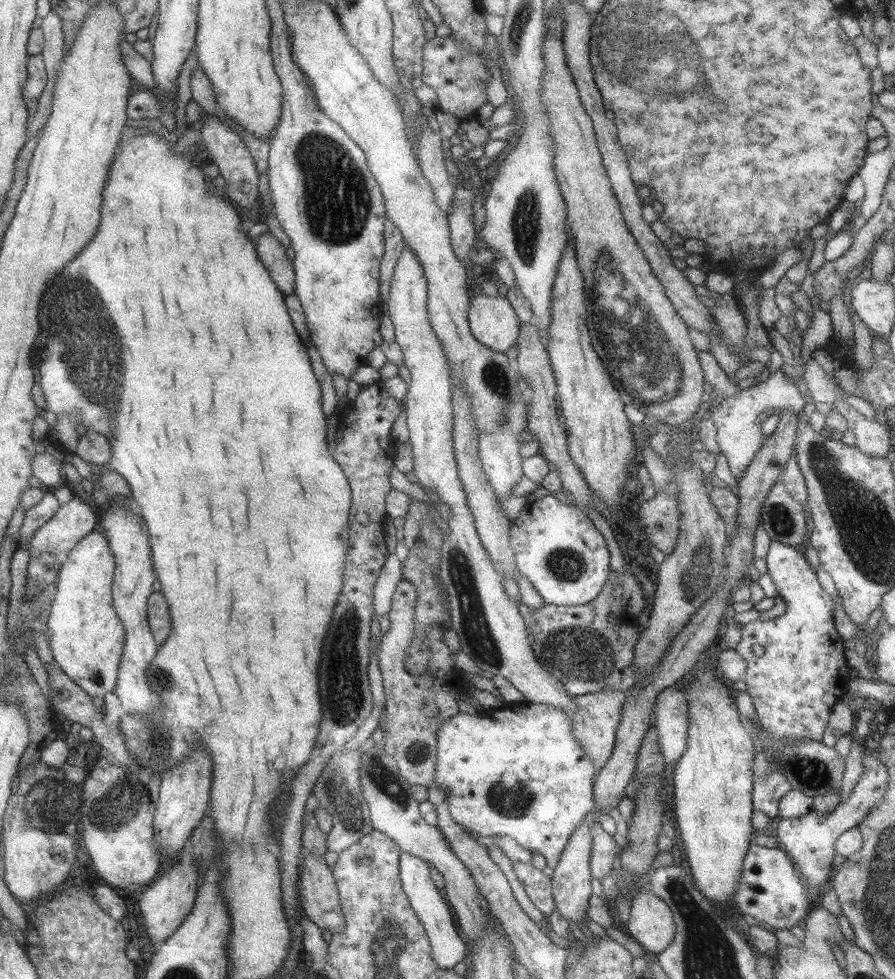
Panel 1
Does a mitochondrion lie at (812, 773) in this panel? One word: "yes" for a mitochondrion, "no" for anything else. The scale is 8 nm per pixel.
yes

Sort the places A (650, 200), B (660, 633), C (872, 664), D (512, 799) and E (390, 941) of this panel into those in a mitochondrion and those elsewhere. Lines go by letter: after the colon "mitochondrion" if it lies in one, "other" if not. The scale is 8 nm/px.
A: other
B: other
C: other
D: mitochondrion
E: mitochondrion

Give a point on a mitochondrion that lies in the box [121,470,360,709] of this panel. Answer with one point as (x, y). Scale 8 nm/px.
(163, 678)

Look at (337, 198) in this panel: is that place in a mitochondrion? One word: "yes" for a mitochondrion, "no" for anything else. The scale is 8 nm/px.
yes

